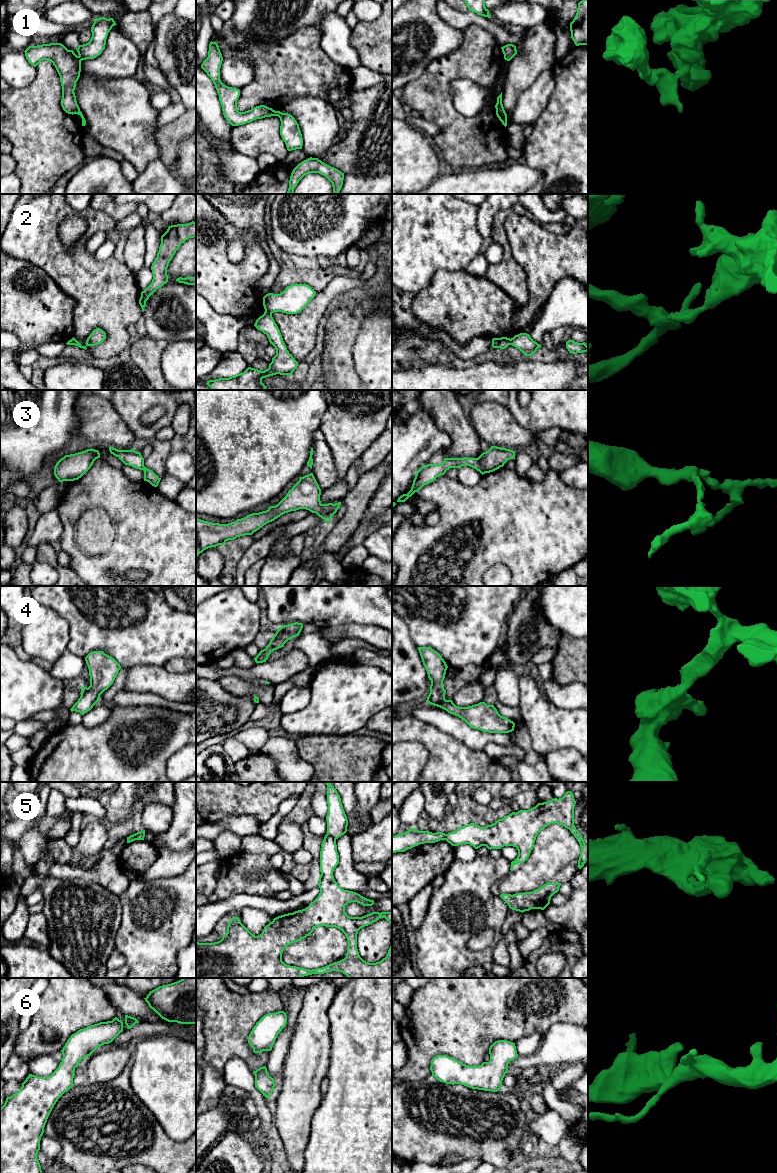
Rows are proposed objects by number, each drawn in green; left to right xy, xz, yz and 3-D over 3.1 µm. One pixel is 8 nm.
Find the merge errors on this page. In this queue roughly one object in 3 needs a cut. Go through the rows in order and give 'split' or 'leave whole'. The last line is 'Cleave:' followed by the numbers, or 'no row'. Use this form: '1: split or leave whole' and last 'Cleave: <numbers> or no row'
1: split
2: split
3: leave whole
4: leave whole
5: split
6: leave whole
Cleave: 1, 2, 5

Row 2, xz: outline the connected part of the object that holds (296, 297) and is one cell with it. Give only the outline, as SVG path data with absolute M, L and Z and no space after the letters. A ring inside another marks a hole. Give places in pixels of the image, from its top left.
M292 284L280 294L268 293L263 297L266 312L297 314L315 297L316 292L307 284Z

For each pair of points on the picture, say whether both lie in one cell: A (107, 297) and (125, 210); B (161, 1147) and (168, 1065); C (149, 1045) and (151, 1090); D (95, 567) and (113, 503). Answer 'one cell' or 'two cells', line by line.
A: two cells
B: two cells
C: one cell
D: one cell

